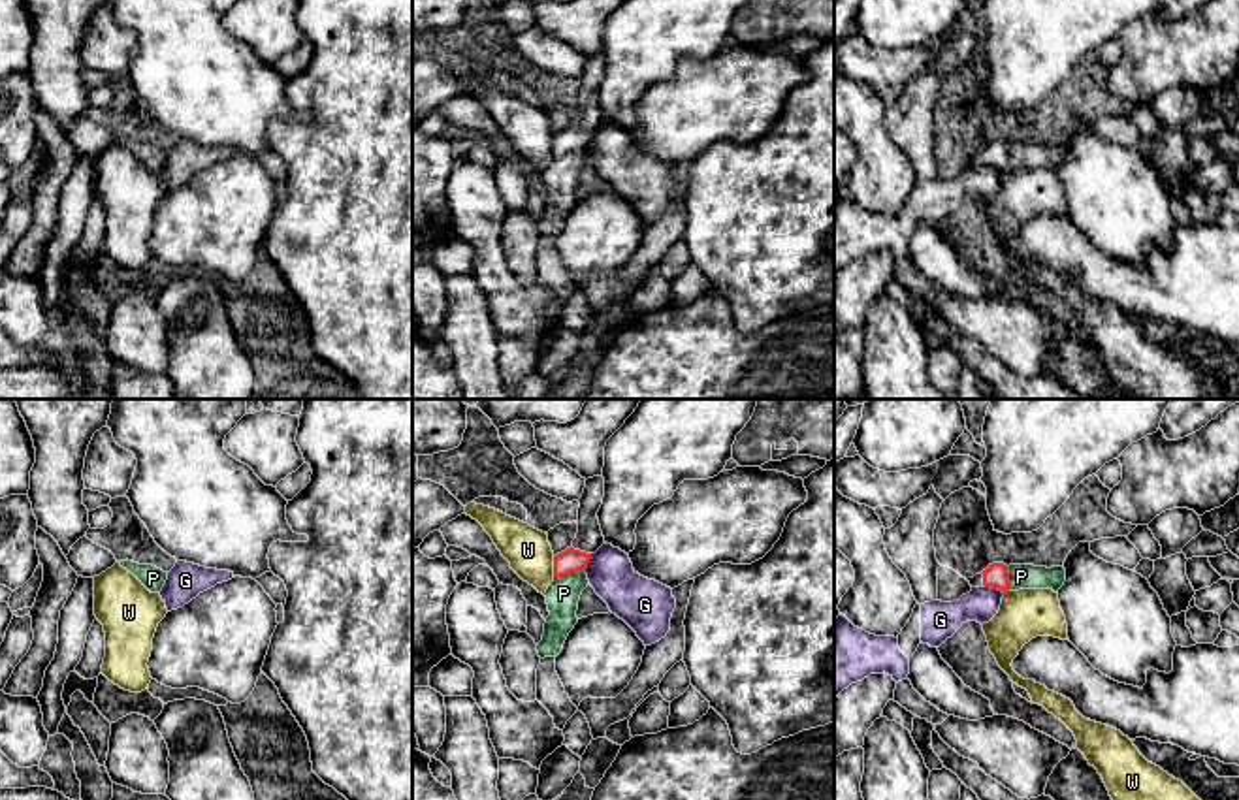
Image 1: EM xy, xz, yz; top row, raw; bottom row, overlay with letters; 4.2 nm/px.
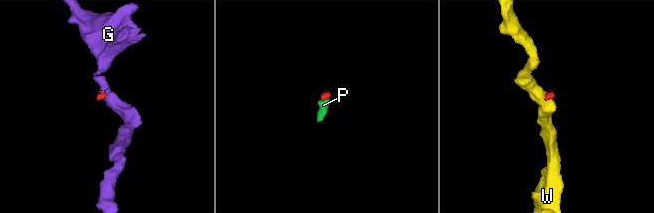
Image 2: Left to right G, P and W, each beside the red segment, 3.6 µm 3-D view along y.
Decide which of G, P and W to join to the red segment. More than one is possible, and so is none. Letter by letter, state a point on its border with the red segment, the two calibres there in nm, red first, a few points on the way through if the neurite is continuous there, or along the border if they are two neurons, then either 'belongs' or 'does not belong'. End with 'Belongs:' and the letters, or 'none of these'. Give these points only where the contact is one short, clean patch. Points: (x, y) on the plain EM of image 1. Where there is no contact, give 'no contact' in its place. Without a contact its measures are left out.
G: yz (993, 166) | 110/150 nm | along yz (983, 162), (1002, 172) | does not belong
P: xz (569, 151) | 100/140 nm | across xz (571, 138), (569, 151), (563, 172) | belongs
W: xz (554, 145) | 100/190 nm | along xz (552, 134), (554, 155) | does not belong
Belongs: P

